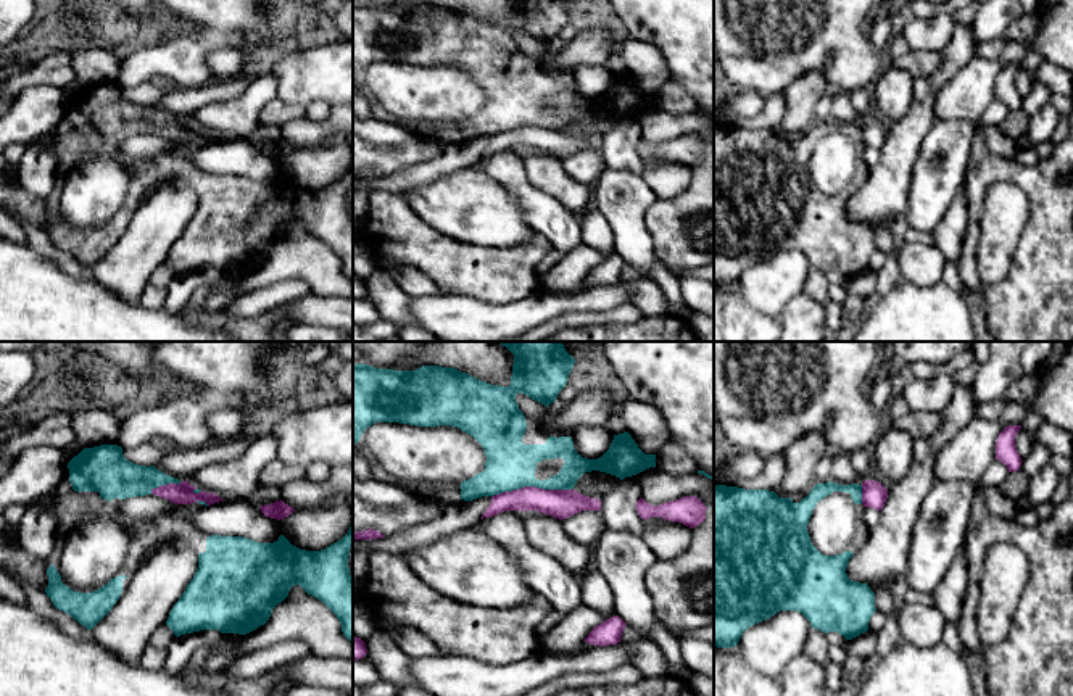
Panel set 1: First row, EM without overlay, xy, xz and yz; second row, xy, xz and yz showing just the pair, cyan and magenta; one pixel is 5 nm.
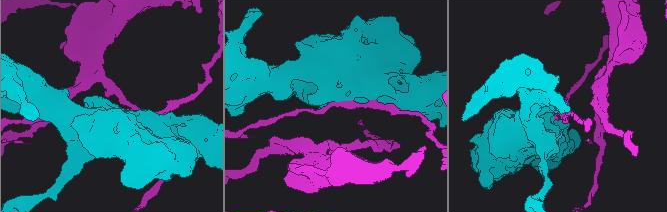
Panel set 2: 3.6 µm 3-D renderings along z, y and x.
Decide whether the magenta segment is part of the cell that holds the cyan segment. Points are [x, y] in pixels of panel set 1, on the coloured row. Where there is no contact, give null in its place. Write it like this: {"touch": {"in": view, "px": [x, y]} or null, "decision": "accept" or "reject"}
{"touch": {"in": "xz", "px": [530, 485]}, "decision": "reject"}

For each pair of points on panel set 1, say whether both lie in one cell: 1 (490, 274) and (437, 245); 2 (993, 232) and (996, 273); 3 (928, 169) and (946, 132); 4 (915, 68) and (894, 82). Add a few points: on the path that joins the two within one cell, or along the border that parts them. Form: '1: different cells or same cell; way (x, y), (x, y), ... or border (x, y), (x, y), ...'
1: same cell; way (477, 271), (461, 269), (450, 258)
2: same cell; way (998, 242), (996, 263)
3: same cell; way (933, 160), (933, 153), (944, 142)
4: different cells; border (886, 63), (906, 70), (914, 79)

